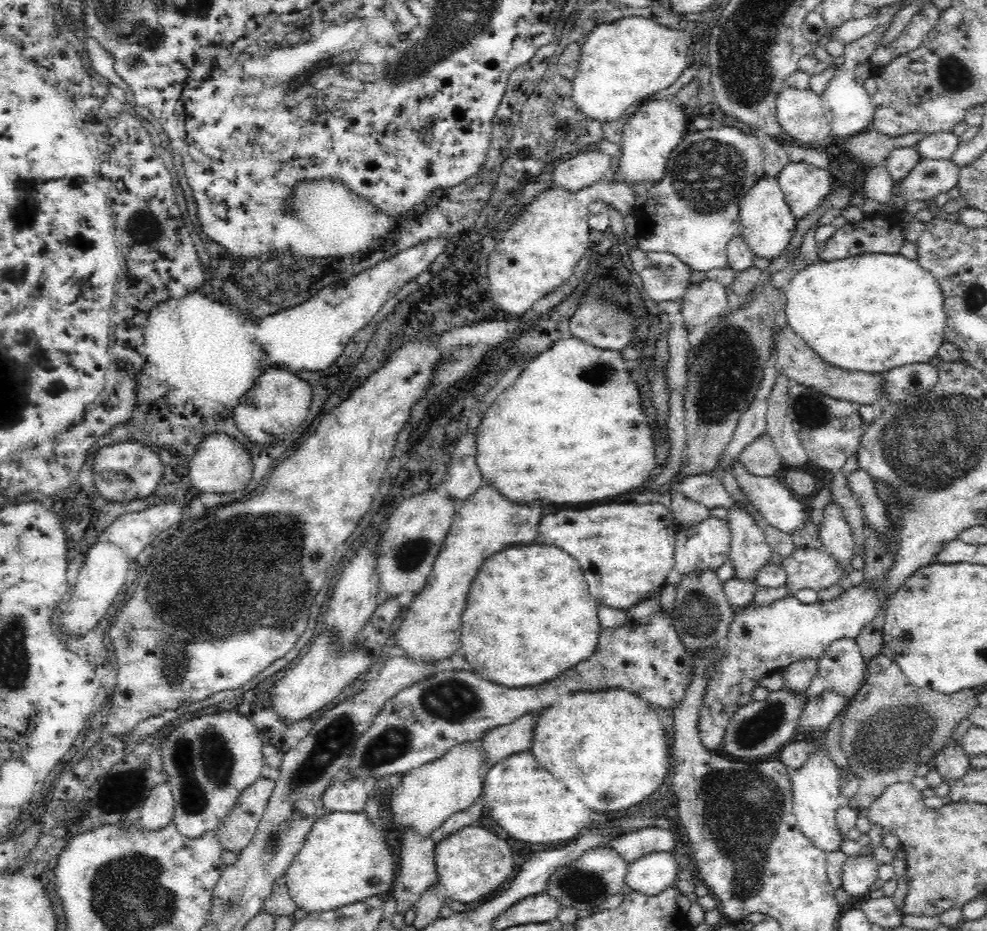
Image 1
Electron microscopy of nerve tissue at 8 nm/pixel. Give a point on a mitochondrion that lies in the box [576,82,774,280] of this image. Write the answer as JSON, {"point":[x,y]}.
{"point":[708,176]}

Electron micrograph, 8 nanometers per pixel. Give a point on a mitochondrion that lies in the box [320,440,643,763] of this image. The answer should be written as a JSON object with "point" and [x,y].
{"point":[452,699]}

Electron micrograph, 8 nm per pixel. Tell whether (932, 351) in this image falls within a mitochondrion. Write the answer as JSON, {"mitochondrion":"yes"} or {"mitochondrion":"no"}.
{"mitochondrion":"no"}

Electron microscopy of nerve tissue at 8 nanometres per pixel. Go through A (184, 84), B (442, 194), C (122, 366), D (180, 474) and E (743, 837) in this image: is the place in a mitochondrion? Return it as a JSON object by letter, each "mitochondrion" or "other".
{"A":"other","B":"other","C":"other","D":"other","E":"mitochondrion"}

